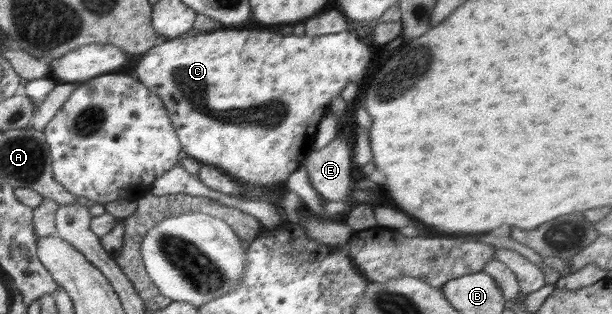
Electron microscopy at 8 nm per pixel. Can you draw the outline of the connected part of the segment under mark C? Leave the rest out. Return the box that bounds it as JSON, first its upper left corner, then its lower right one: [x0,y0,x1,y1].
[132,26,372,185]

